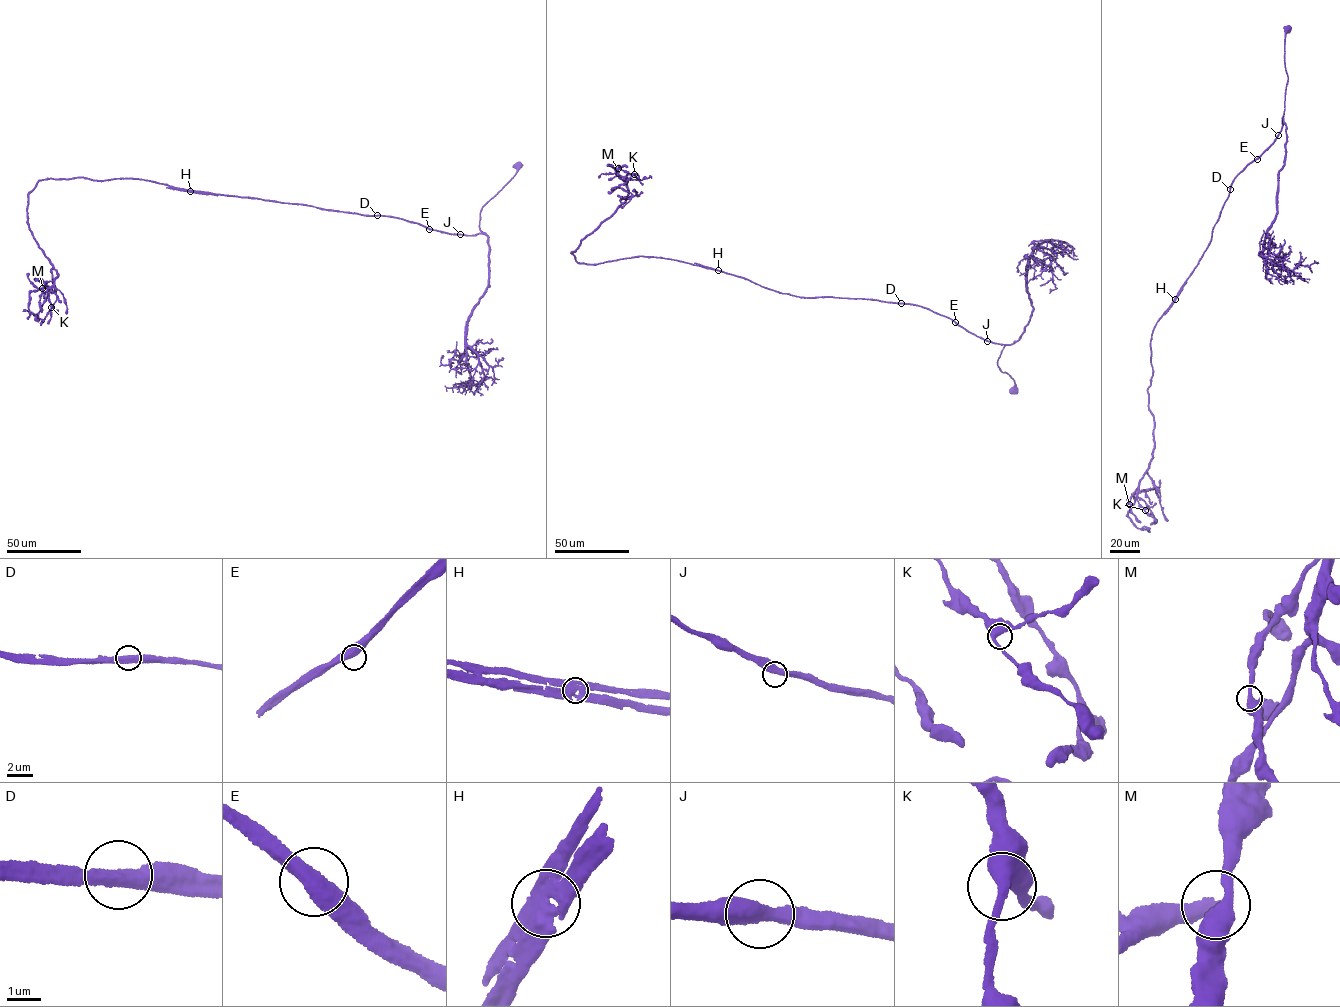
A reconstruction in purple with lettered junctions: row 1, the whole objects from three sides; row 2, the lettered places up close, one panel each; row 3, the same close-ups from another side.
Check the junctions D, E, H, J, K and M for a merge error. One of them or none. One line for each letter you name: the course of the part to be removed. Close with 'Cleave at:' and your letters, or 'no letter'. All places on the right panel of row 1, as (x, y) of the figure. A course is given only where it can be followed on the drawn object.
H: (1174, 299), (1186, 281)
Cleave at: H

